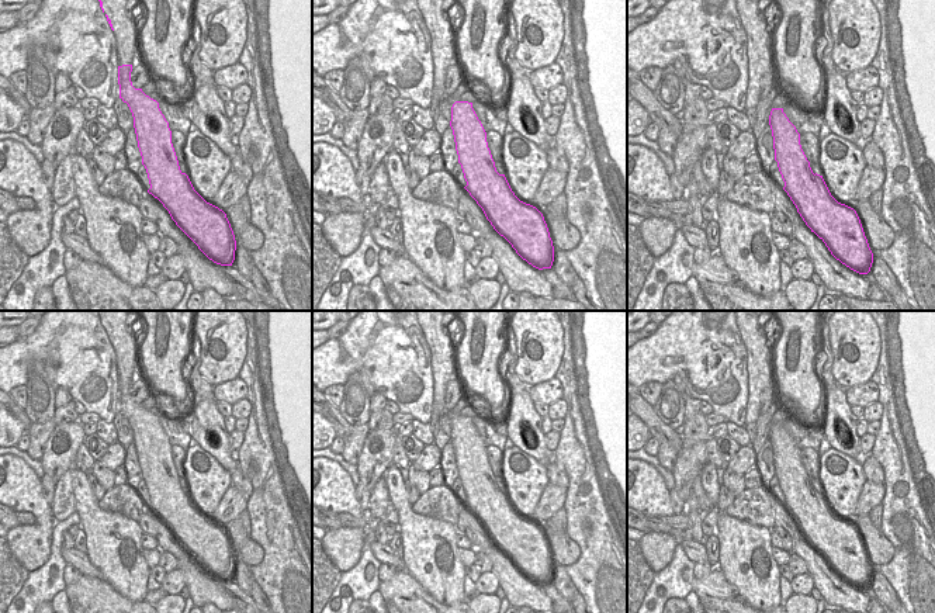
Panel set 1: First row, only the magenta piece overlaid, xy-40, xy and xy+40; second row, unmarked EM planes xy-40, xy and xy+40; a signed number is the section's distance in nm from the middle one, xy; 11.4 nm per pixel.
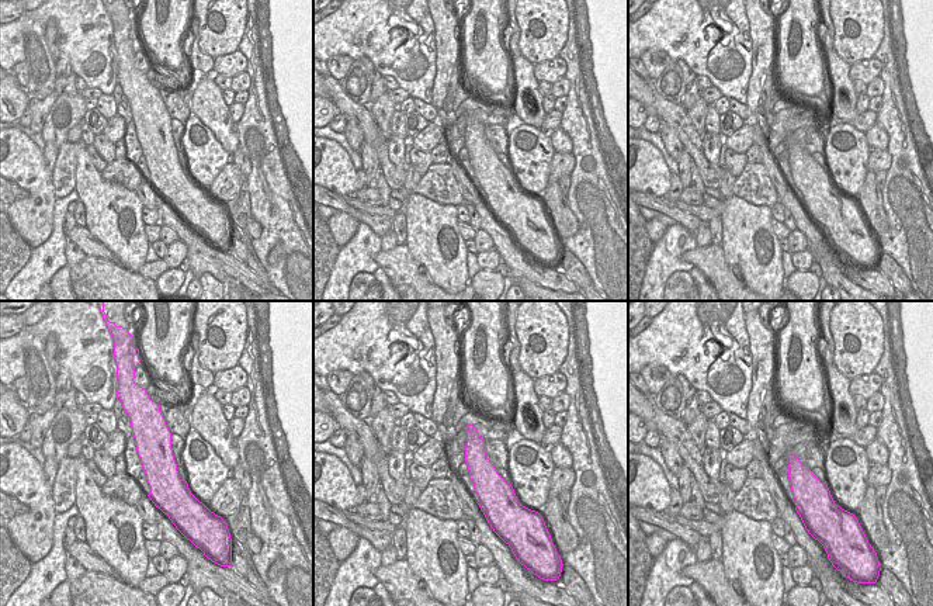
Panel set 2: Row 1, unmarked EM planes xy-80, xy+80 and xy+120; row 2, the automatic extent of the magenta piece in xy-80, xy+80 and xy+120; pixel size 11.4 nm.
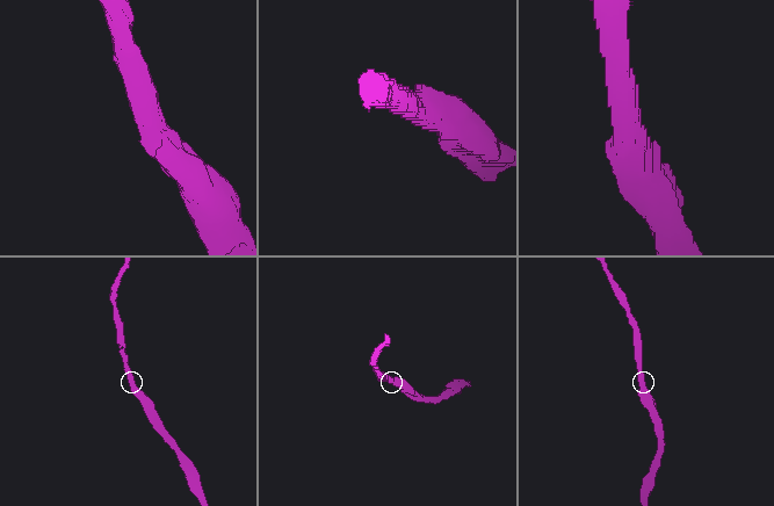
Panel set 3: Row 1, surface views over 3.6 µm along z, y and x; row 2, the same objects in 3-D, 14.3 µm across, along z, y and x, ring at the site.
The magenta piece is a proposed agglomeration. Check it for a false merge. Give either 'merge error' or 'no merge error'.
merge error

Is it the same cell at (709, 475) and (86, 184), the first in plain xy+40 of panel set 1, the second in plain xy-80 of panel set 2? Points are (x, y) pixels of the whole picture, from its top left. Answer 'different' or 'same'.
same

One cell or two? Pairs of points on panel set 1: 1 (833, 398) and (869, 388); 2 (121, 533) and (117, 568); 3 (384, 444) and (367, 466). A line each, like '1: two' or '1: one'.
1: two
2: one
3: one

